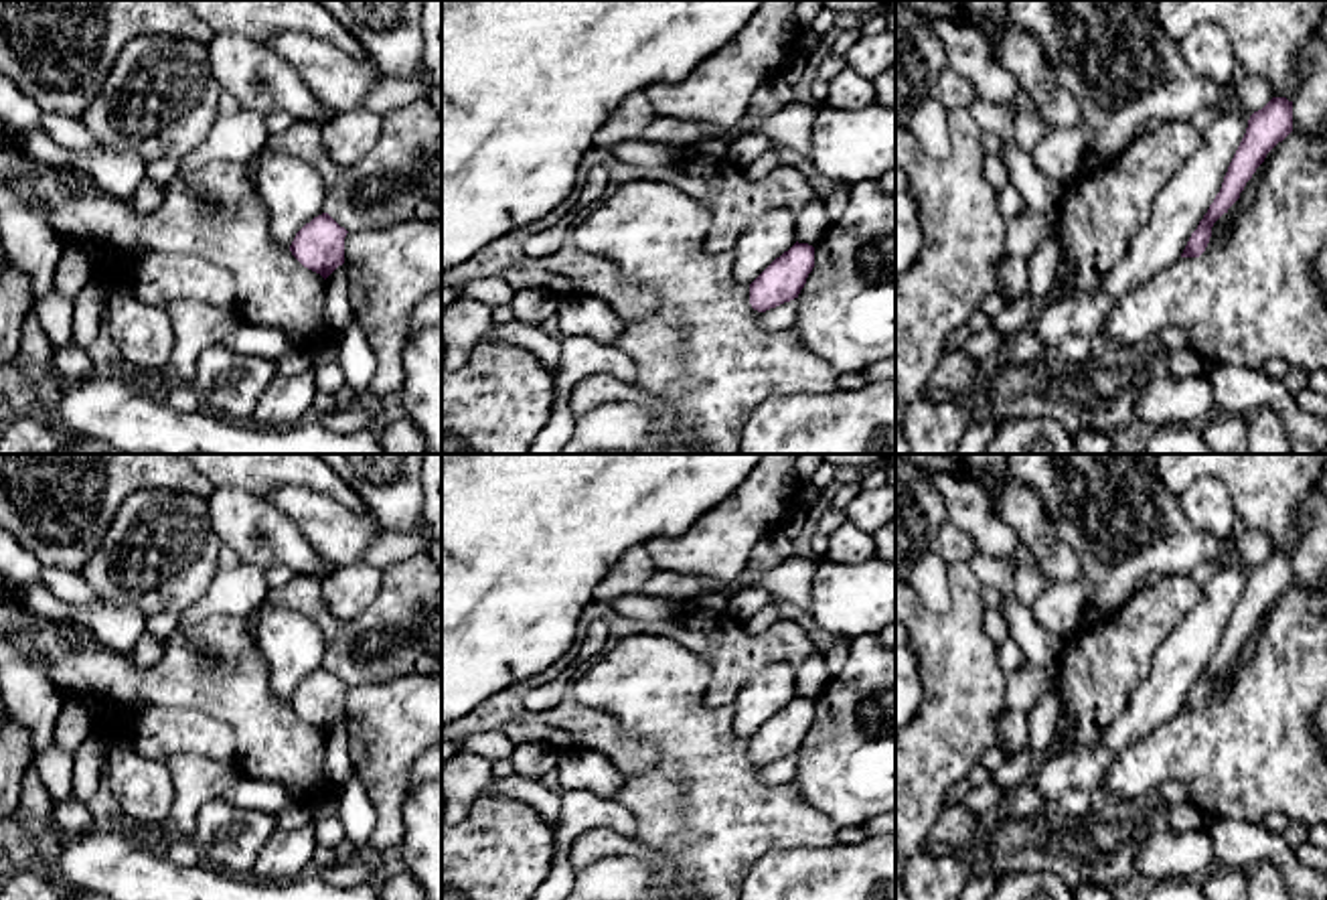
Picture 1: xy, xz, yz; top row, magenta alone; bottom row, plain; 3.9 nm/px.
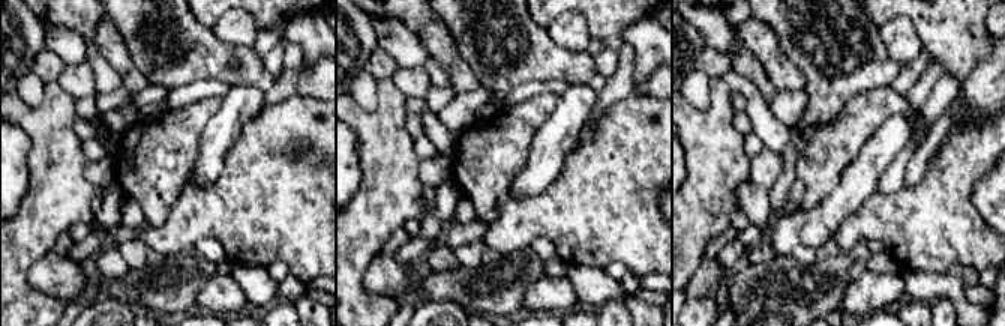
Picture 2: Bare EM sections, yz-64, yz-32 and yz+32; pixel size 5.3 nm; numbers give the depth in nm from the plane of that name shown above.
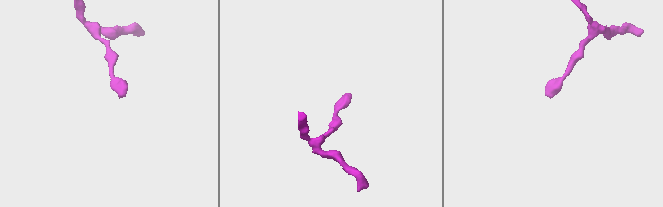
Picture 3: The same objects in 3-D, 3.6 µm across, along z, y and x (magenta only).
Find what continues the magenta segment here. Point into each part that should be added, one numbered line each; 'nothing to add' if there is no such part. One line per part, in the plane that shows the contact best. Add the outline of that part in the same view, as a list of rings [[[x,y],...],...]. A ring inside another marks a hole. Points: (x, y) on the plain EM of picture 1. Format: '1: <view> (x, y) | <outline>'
nothing to add

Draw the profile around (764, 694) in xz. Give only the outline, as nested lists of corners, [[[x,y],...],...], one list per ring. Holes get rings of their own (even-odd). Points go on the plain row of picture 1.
[[[786,663],[768,665],[750,677],[733,705],[733,732],[737,738],[752,738],[776,711],[796,697],[794,669]]]

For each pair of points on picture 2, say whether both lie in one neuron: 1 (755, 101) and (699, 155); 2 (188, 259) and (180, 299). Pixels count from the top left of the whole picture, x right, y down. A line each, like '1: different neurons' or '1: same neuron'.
1: different neurons
2: same neuron

